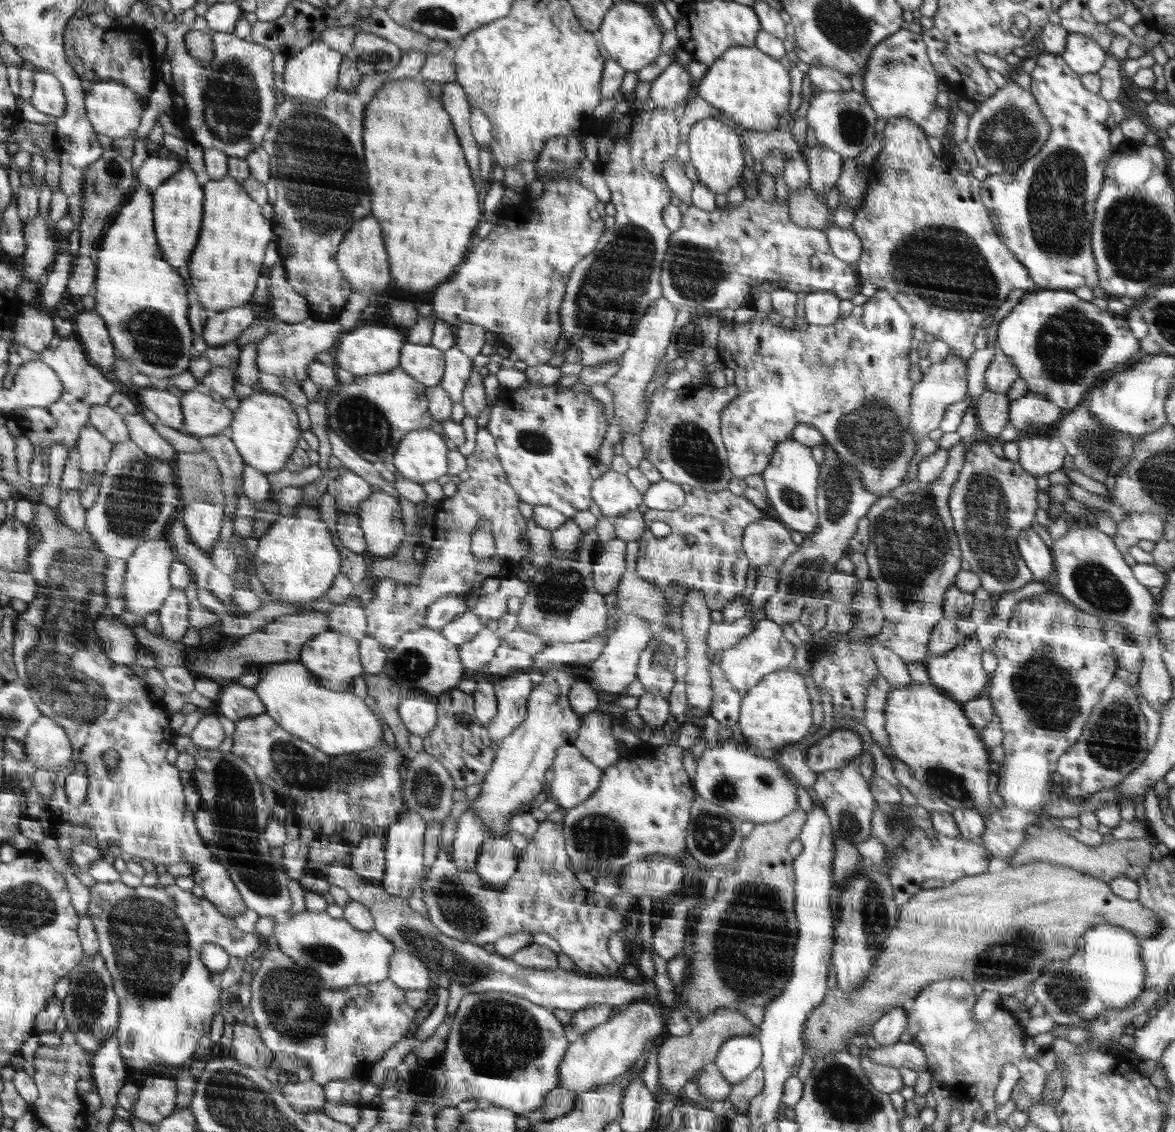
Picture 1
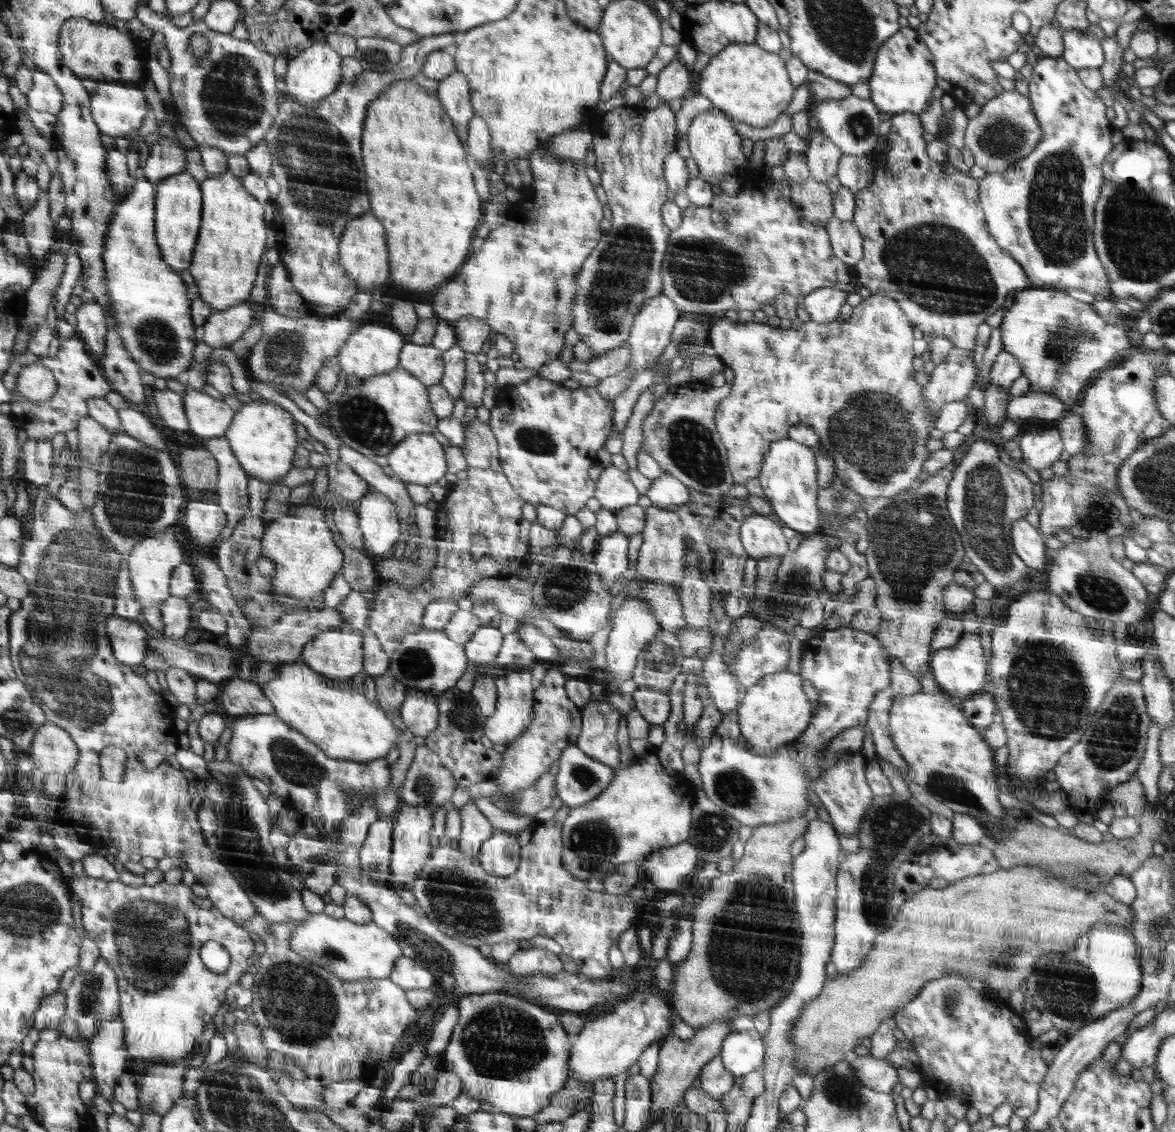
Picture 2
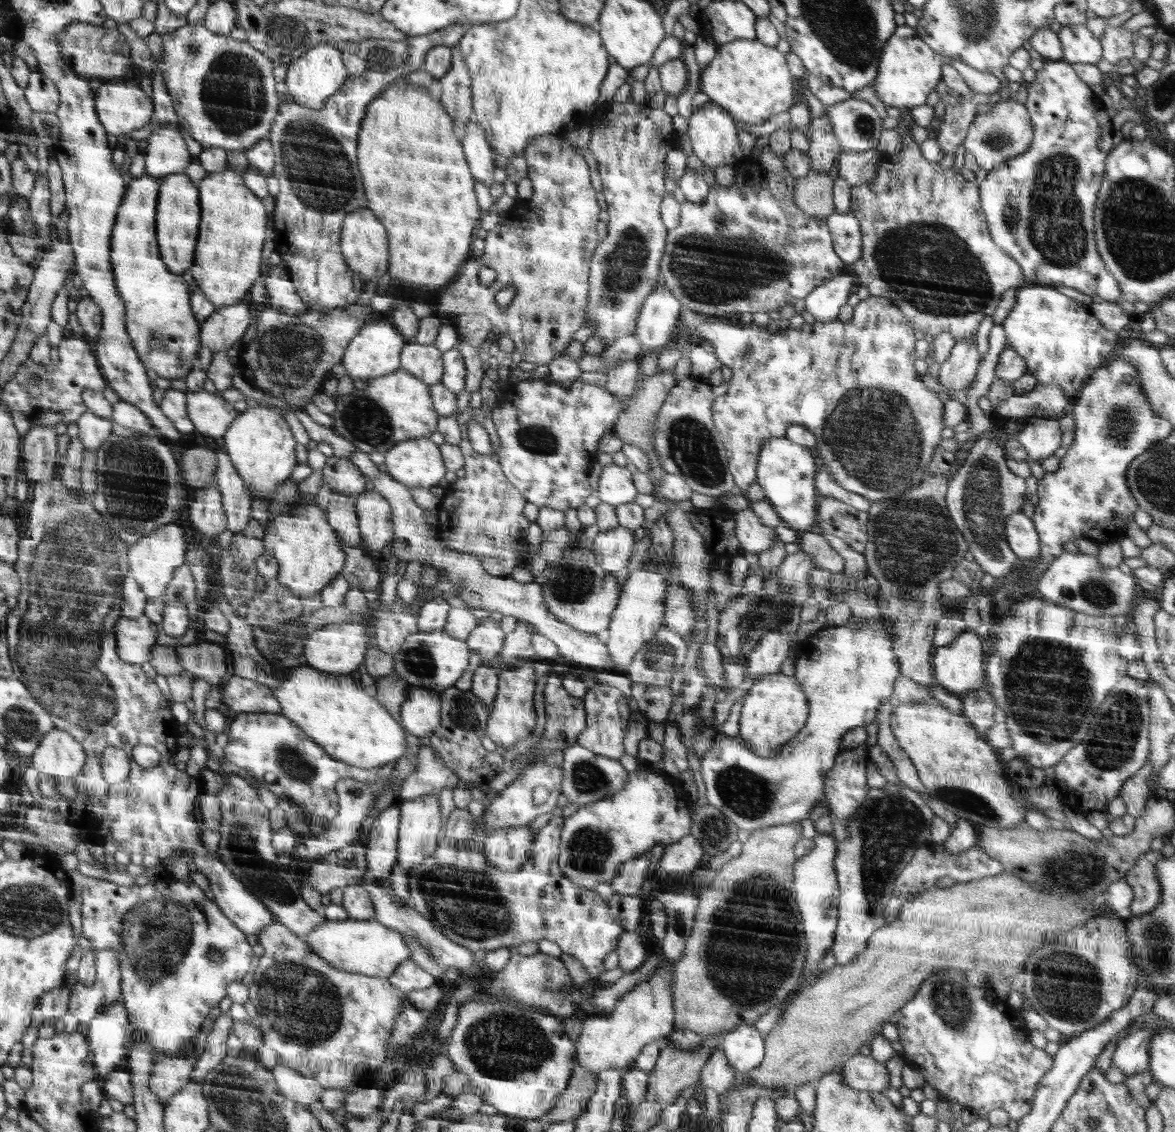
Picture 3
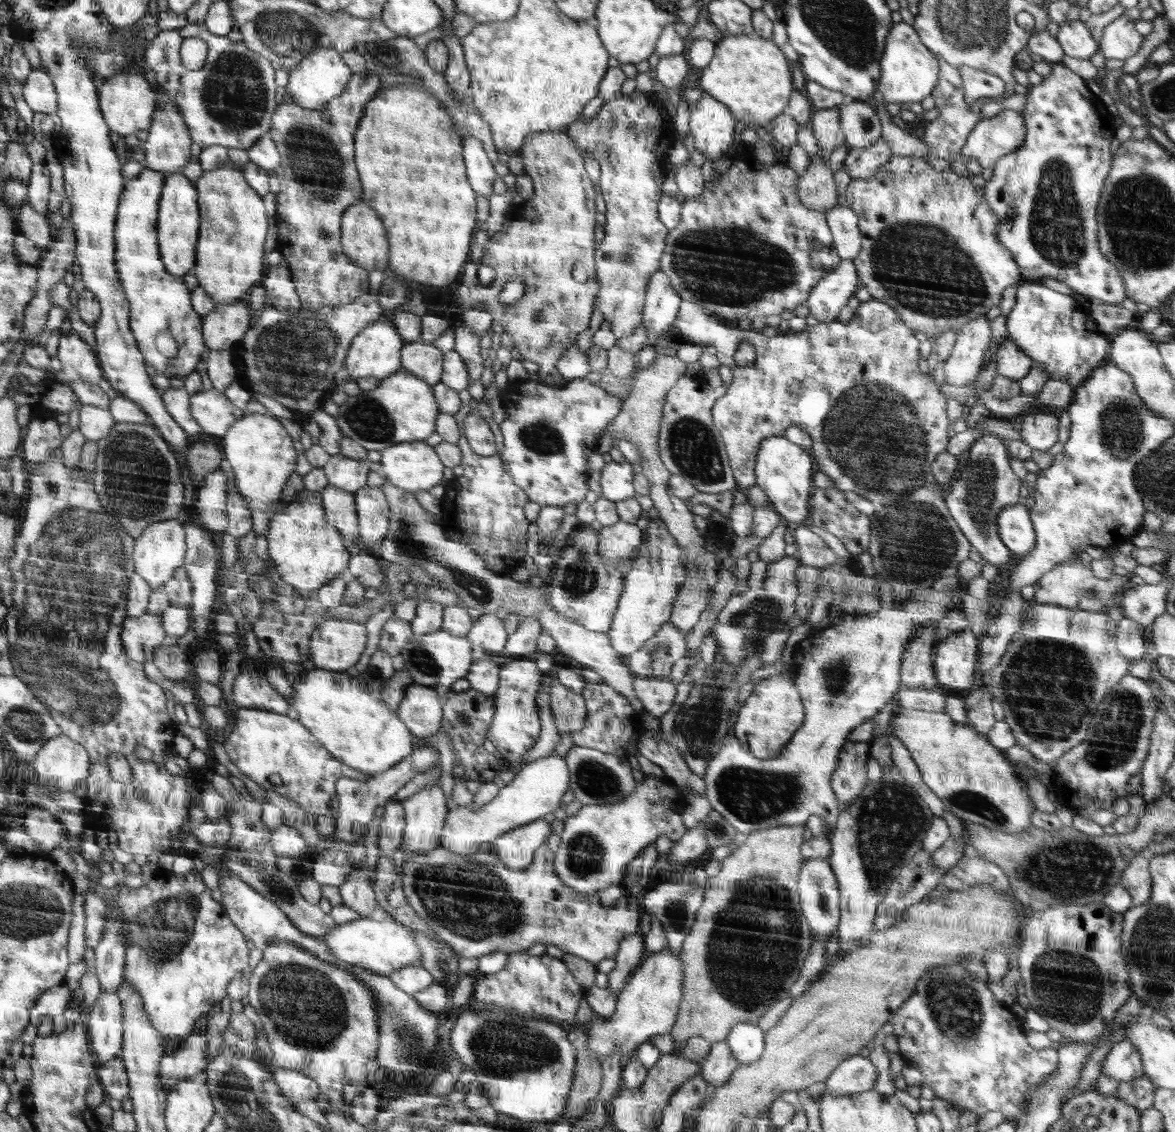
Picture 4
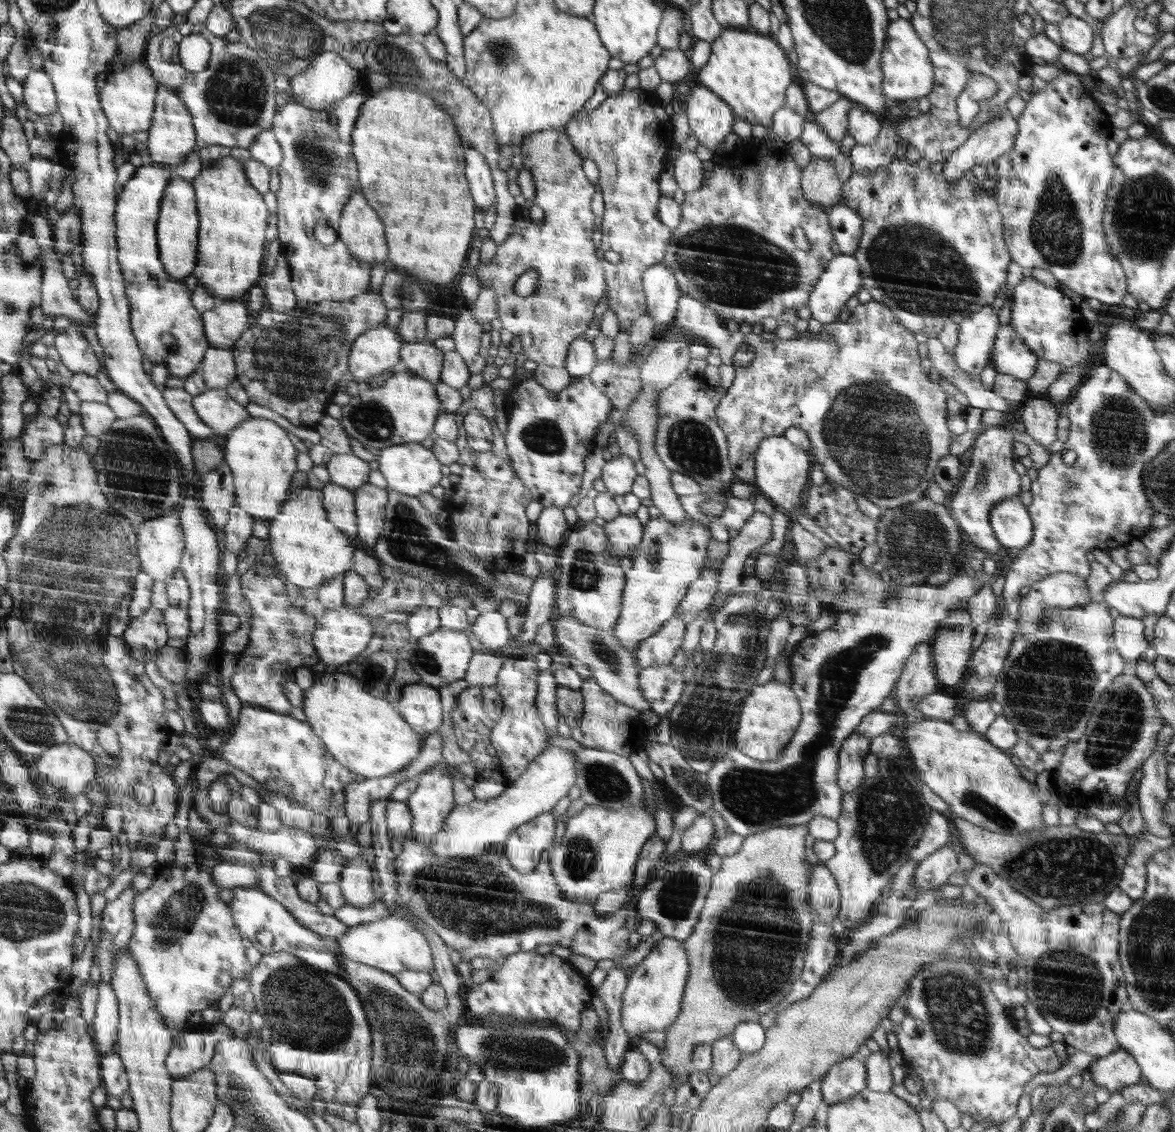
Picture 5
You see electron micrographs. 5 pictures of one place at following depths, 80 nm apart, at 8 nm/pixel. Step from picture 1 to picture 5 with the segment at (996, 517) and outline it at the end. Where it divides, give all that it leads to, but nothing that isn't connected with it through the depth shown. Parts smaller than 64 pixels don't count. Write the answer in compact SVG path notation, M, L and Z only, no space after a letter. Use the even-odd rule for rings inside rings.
M1002 426L991 427L978 433L972 446L972 462L964 469L962 479L956 491L948 497L948 508L962 531L970 538L977 548L992 557L1002 555L1001 542L994 536L988 517L997 502L1018 497L1020 475L1014 470L1016 459L1013 457L1014 439Z

